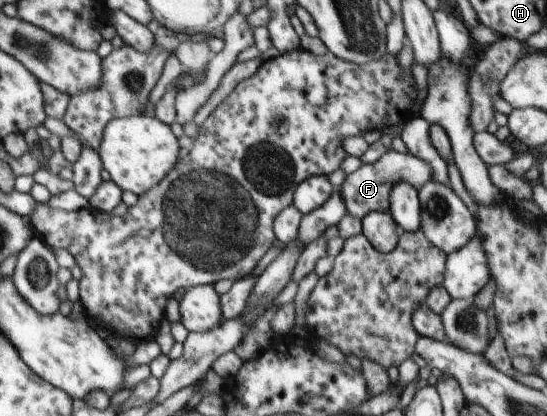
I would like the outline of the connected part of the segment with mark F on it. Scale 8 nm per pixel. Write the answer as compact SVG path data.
M391 149L375 163L363 164L357 171L350 173L340 185L339 193L343 198L347 214L362 220L370 211L387 212L390 209L391 188L399 182L409 182L417 190L432 179L432 169L425 160L411 153L401 154Z

